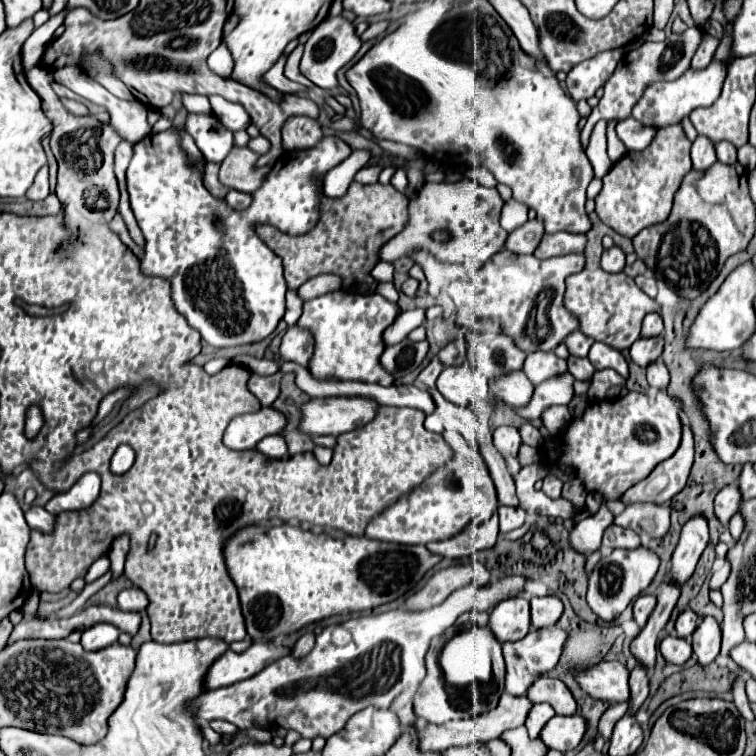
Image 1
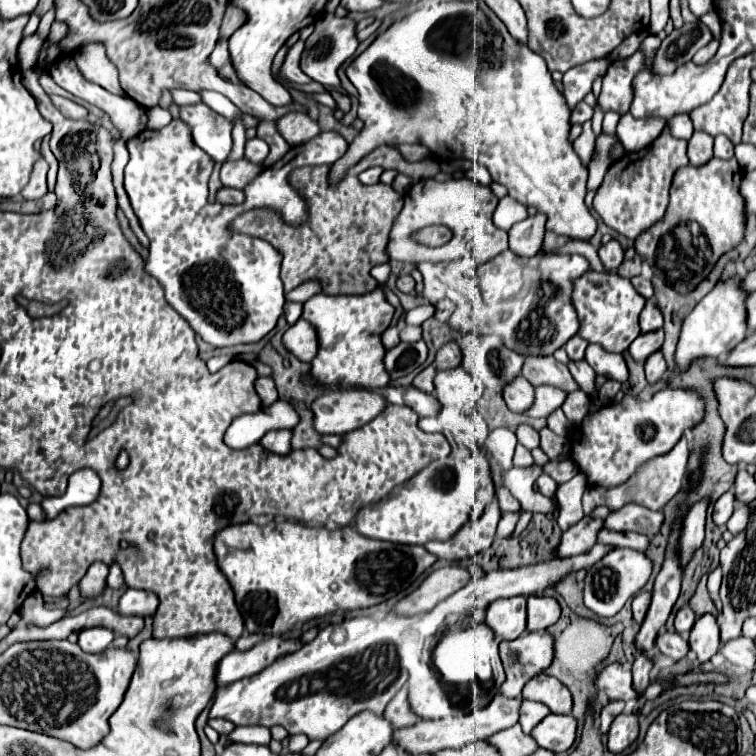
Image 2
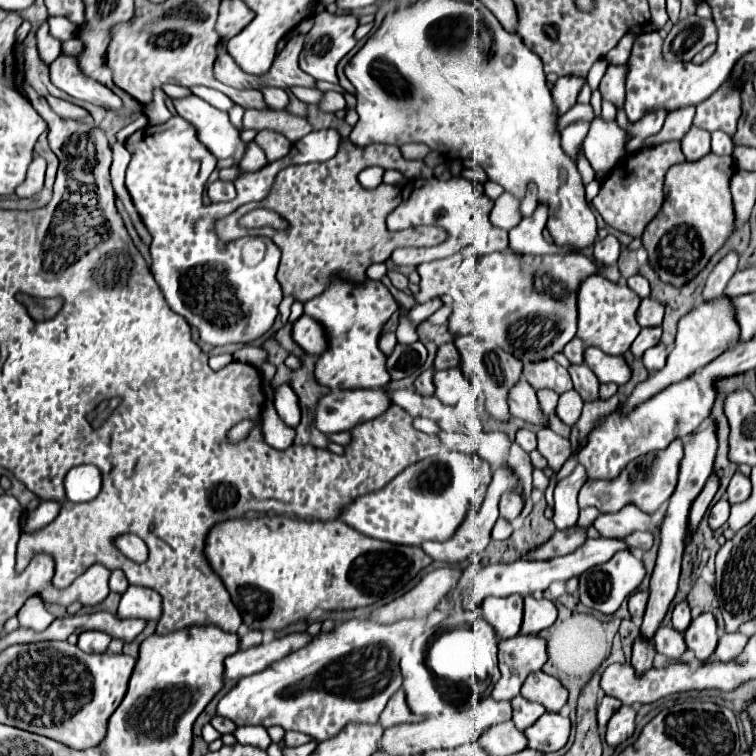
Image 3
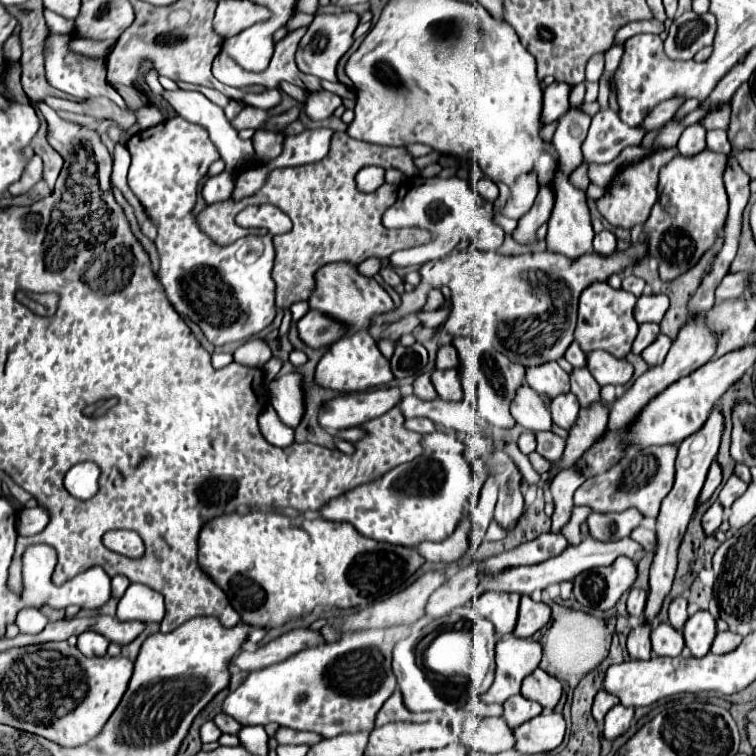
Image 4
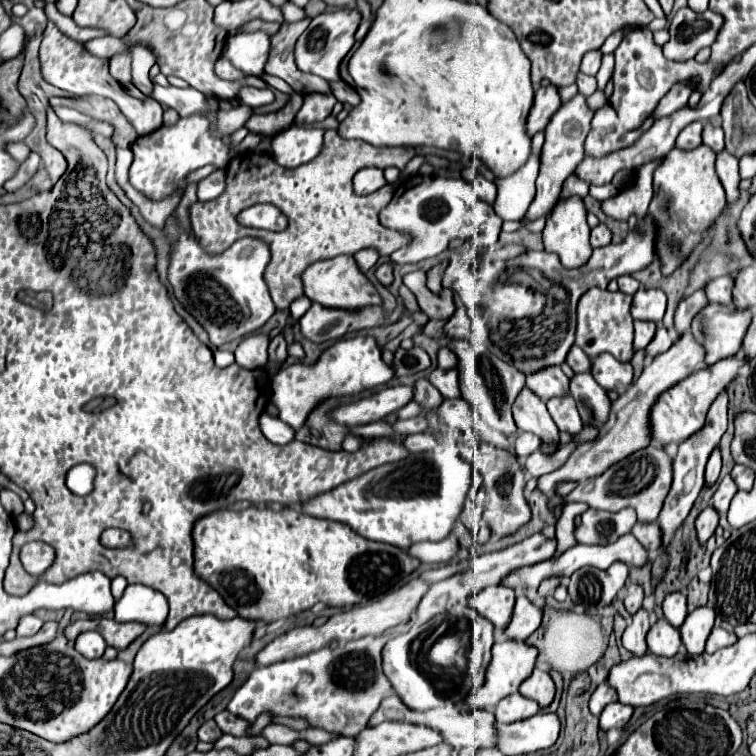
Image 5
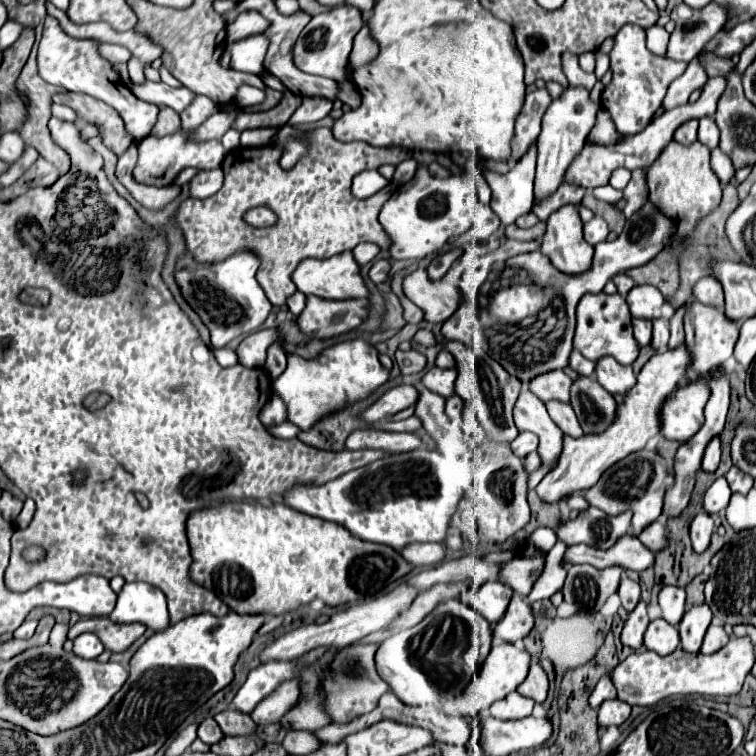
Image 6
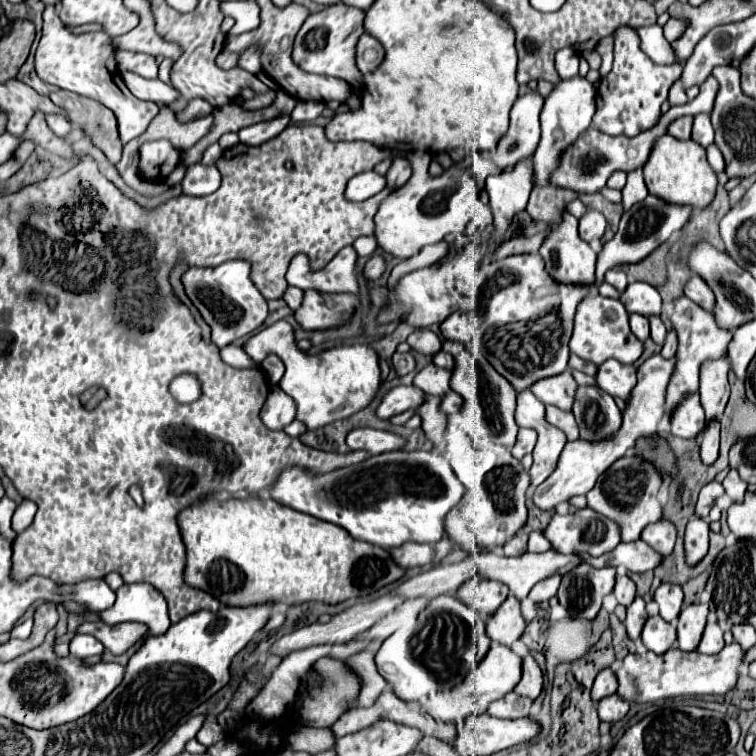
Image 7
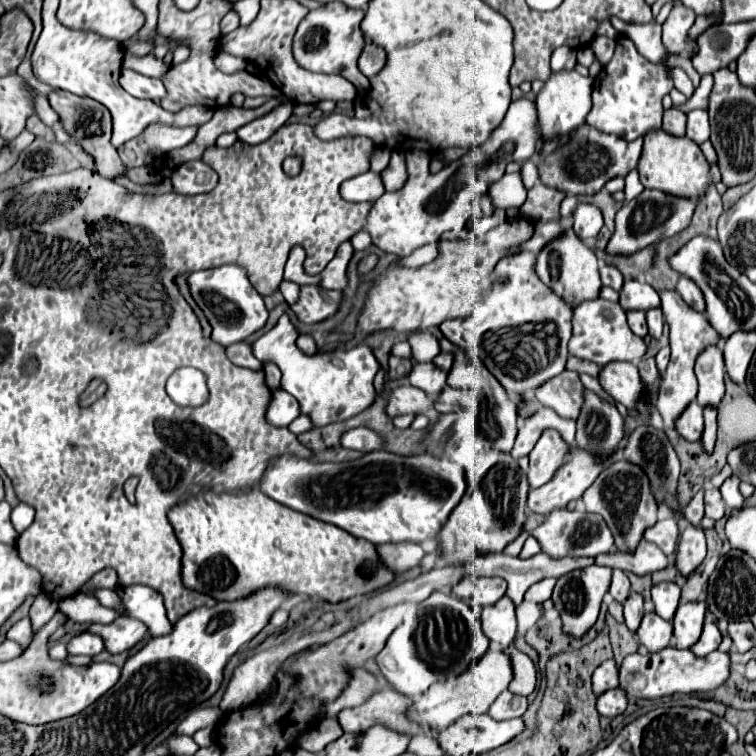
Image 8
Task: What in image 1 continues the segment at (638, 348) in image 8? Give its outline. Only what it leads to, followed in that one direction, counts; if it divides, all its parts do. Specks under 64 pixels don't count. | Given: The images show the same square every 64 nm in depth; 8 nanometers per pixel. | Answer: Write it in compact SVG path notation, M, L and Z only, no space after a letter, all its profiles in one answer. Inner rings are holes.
M584 268L578 274L572 274L566 280L566 308L574 312L580 320L580 332L604 342L614 350L630 348L640 336L642 318L648 312L660 312L660 306L646 296L630 276L626 274L608 274L602 268Z

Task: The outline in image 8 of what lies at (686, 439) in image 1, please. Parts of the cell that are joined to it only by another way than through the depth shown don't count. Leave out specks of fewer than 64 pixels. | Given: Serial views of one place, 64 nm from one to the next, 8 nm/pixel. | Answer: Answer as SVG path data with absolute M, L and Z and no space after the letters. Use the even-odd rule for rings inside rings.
M614 460L608 468L600 472L596 482L588 488L588 492L582 494L582 504L586 512L598 512L614 536L614 546L618 552L634 552L636 546L642 540L642 534L646 528L656 524L656 512L658 506L652 500L648 478L640 468L628 464L626 460Z

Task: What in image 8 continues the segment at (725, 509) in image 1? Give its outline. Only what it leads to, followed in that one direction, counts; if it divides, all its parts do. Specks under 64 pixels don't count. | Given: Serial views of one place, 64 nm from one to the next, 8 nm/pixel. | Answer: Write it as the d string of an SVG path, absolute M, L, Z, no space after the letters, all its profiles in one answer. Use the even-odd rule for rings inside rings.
M692 524L686 526L686 530L680 536L678 552L676 552L676 568L678 572L688 578L704 560L706 556L706 538L702 528L696 528Z

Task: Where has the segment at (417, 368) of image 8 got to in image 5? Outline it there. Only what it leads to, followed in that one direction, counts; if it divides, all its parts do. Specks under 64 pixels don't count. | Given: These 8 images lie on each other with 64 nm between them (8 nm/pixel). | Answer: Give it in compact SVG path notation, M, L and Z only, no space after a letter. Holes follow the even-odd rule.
M436 368L436 370L430 372L428 382L430 382L434 388L438 388L438 392L440 392L444 398L456 398L456 396L460 396L458 370L456 370L456 368L452 368L452 370Z

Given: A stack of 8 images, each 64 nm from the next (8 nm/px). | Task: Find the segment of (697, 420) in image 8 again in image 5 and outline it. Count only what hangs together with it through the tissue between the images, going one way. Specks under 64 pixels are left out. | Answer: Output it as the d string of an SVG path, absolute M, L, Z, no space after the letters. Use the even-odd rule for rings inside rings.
M734 356L734 358L728 358L728 360L720 360L708 368L702 368L698 370L696 374L690 374L688 378L684 378L680 384L672 386L666 394L660 396L660 400L654 404L652 408L652 414L650 414L650 424L652 424L652 436L662 444L670 444L670 442L684 442L686 438L690 438L694 432L698 432L702 426L704 426L704 420L706 420L706 414L708 414L708 408L712 404L712 400L716 398L716 392L720 392L720 388L726 388L738 368L744 364L746 360L742 356Z

